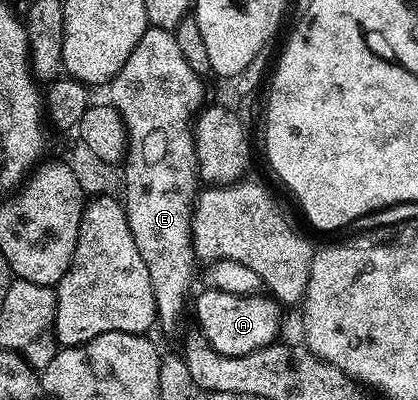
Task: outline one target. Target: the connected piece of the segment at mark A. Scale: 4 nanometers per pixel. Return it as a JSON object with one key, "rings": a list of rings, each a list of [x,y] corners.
{"rings":[[[203,288],[203,293],[193,298],[192,313],[198,316],[197,328],[208,344],[220,351],[220,355],[243,357],[252,351],[262,349],[266,345],[275,344],[279,340],[278,324],[282,321],[283,310],[279,302],[269,295],[241,297],[228,291]]]}

